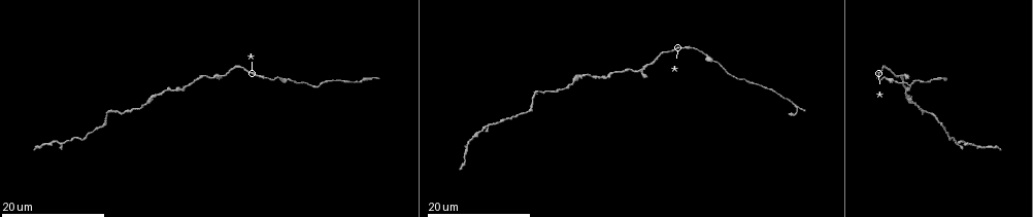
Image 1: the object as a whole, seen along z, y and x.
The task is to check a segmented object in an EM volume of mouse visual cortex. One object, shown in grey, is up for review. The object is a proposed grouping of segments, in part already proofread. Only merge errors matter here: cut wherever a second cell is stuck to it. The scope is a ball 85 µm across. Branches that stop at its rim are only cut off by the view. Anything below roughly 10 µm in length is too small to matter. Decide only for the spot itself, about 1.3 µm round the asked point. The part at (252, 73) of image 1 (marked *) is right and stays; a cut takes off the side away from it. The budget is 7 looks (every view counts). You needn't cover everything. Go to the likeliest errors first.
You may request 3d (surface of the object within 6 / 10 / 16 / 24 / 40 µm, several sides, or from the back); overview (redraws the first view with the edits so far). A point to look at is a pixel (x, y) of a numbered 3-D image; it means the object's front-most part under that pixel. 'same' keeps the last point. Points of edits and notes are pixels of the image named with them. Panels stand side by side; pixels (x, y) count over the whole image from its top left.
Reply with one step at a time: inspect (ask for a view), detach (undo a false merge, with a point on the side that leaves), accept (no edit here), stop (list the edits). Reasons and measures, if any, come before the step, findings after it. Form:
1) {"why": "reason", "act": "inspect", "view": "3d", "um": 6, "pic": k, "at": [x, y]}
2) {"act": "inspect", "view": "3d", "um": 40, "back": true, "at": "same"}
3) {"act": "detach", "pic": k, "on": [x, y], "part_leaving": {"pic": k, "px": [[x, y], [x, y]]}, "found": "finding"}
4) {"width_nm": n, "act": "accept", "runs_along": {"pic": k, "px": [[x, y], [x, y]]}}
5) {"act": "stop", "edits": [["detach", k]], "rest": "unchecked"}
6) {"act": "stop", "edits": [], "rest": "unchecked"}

{"why": "two arms at a narrow angle", "act": "inspect", "view": "3d", "um": 24, "pic": 1, "at": [599, 76]}

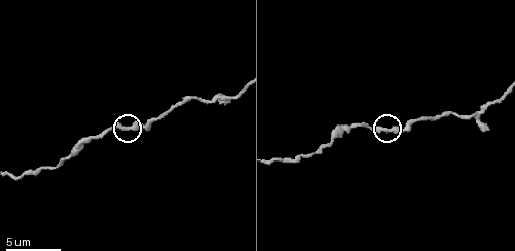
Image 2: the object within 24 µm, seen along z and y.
{"act": "inspect", "view": "3d", "um": 10, "pic": 2, "at": [125, 129]}

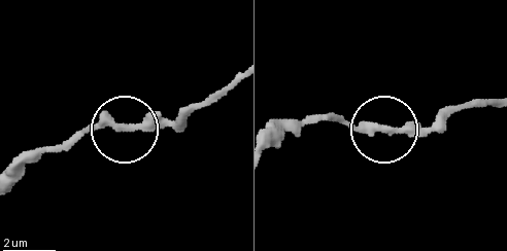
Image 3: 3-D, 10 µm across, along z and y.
{"arms": 3, "act": "accept", "runs_along": {"pic": 3, "px": [[494, 98], [454, 109], [420, 131], [361, 131], [324, 117]]}, "found": "one cell here"}

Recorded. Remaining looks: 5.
{"why": "two arms at a narrow angle", "act": "inspect", "view": "3d", "um": 16, "pic": 2, "at": [333, 136]}

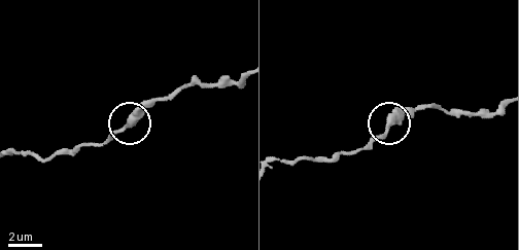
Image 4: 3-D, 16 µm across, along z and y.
{"act": "accept", "runs_along": {"pic": 4, "px": [[242, 76], [230, 84], [193, 84], [154, 99], [102, 145]]}, "found": "all the same cell"}

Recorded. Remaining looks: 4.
{"why": "thick turns thin", "act": "inspect", "view": "3d", "um": 24, "pic": 1, "at": [890, 80]}

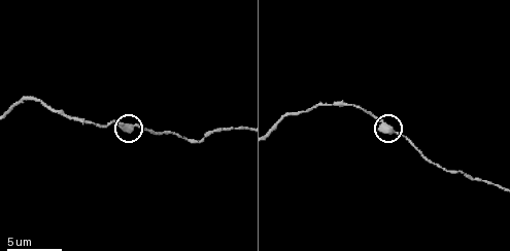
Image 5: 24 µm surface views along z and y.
{"act": "inspect", "view": "3d", "um": 6, "pic": 5, "at": [134, 124]}

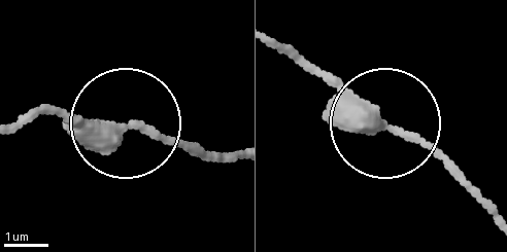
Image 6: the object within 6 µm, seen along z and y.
{"act": "accept", "runs_along": {"pic": 6, "px": [[17, 126], [49, 111], [128, 118], [205, 151], [235, 151]]}, "found": "one cell here"}

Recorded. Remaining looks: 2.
{"why": "sudden change in width", "act": "inspect", "view": "3d", "um": 16, "pic": 2, "at": [278, 158]}

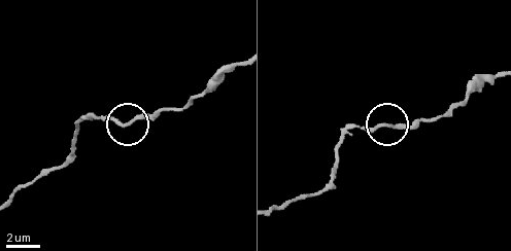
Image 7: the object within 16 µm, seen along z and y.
{"act": "inspect", "view": "3d", "um": 16, "back": true, "pic": 7, "at": [129, 120]}

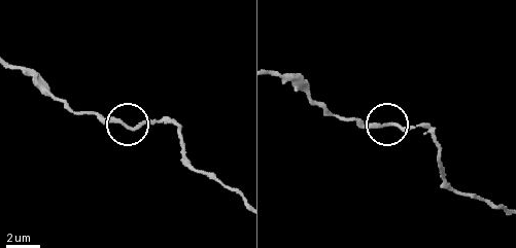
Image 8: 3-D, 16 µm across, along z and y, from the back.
{"width_nm": 230, "act": "detach", "pic": 8, "on": [151, 120], "part_leaving": {"pic": 8, "px": [[127, 125], [176, 125], [181, 148], [196, 169], [237, 191]]}, "found": "two cells meet here"}

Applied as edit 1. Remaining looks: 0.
{"act": "stop", "edits": [["detach", 8]], "rest": "unchecked"}

